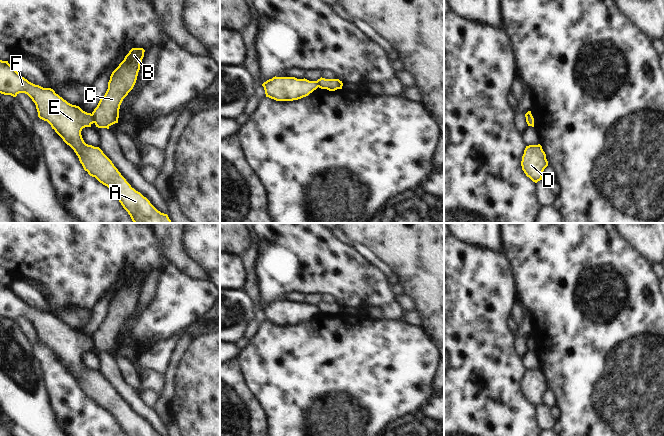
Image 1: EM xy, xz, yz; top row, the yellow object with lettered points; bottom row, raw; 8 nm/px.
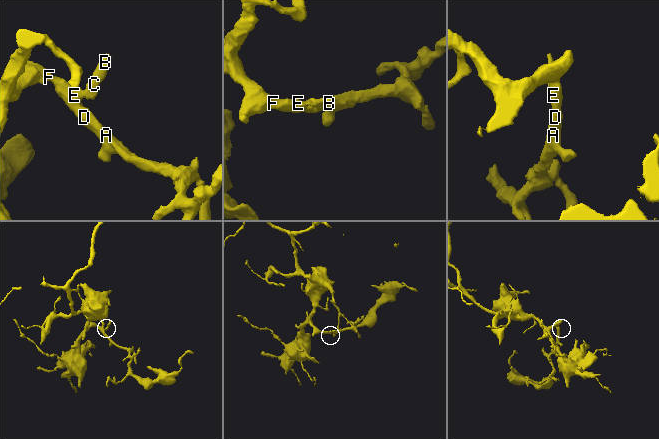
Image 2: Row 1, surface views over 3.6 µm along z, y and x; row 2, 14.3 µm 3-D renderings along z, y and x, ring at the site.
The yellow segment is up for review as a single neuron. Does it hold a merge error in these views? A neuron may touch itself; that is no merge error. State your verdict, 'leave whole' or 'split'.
split

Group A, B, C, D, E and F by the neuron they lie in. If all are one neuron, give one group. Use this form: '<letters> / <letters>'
A D E F / B C

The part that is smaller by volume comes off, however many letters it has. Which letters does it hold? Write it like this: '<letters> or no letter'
B, C

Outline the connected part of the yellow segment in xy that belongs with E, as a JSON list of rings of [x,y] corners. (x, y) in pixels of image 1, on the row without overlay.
[[[0,284],[0,317],[13,321],[19,317],[27,318],[36,329],[38,341],[47,345],[74,374],[90,400],[95,401],[115,417],[127,436],[160,436],[146,421],[131,411],[99,371],[84,366],[81,355],[94,347],[91,337],[68,327],[53,313],[29,306],[8,285],[2,284]]]

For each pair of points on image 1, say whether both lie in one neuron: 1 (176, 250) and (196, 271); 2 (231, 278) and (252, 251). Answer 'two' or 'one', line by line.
1: one
2: two

